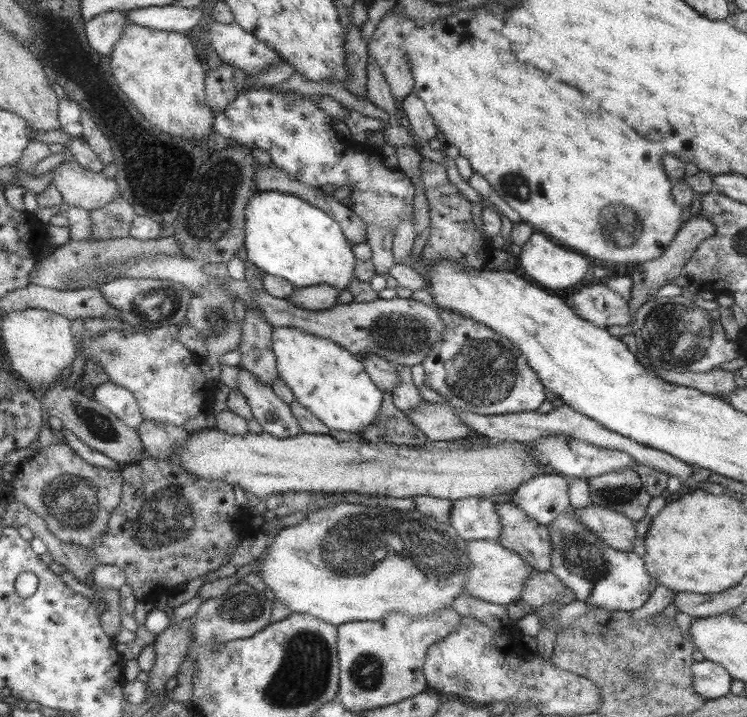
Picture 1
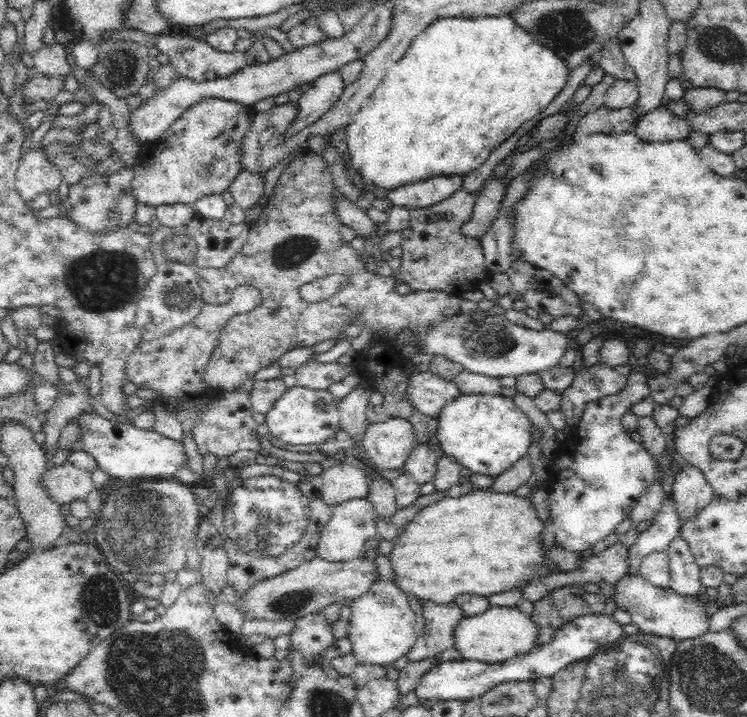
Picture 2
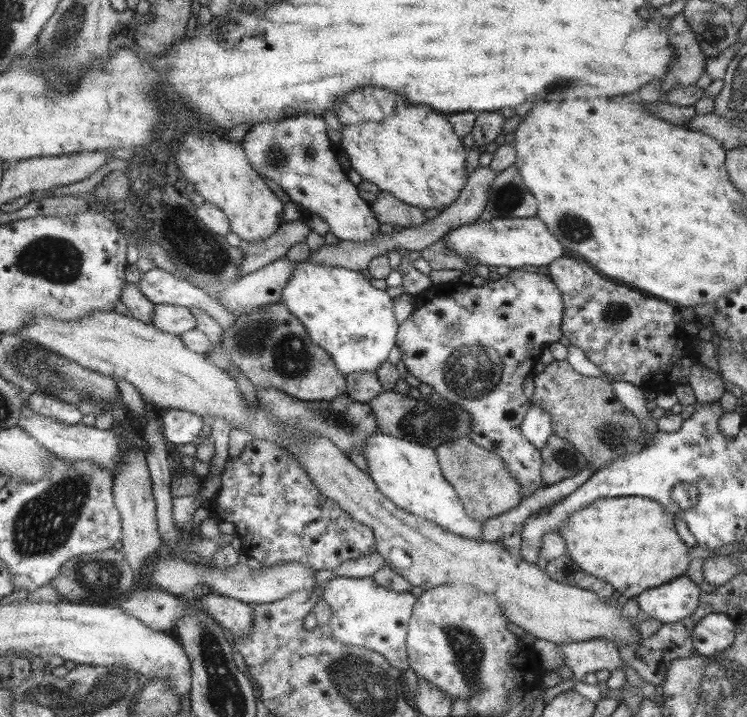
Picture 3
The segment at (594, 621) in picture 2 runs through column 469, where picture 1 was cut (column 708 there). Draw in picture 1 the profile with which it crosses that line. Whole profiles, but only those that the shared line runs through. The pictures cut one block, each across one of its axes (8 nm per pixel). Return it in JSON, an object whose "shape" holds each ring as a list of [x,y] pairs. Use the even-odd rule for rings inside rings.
{"shape":[[[705,659],[699,662],[695,661],[692,674],[695,692],[706,700],[718,699],[729,693],[730,673],[722,665]]]}

